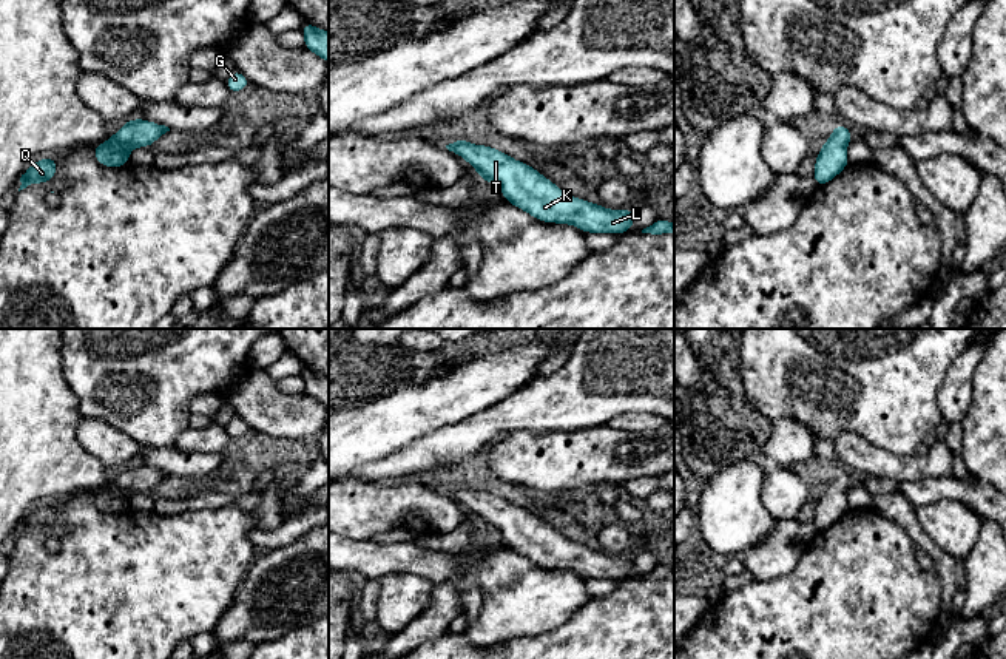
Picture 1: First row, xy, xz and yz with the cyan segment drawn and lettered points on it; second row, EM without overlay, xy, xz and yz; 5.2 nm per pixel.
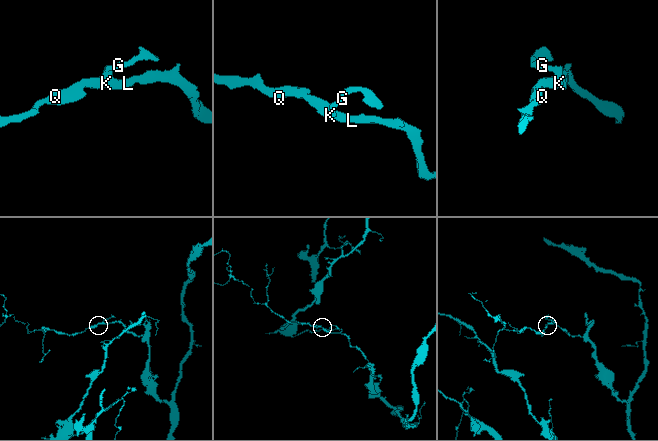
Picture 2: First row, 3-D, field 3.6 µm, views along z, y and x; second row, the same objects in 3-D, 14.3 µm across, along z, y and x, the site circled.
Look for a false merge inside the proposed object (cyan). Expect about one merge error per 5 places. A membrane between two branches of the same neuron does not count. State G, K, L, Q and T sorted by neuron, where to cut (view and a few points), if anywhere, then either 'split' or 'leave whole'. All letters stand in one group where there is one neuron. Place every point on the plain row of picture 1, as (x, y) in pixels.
G K L Q T | no cut | leave whole

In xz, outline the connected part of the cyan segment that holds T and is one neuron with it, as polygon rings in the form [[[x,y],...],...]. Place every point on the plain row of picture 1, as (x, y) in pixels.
[[[455,485],[446,494],[463,502],[484,528],[501,534],[505,546],[537,566],[571,569],[585,579],[616,580],[625,580],[634,571],[634,556],[609,556],[566,540],[532,511],[518,508],[494,492]]]

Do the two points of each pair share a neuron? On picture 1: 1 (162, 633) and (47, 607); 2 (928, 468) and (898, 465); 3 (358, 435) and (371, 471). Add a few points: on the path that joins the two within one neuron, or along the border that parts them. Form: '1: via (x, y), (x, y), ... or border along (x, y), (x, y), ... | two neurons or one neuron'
1: via (133, 616), (76, 616) | one neuron
2: via (920, 466), (906, 466) | one neuron
3: border along (401, 448), (344, 476) | two neurons

